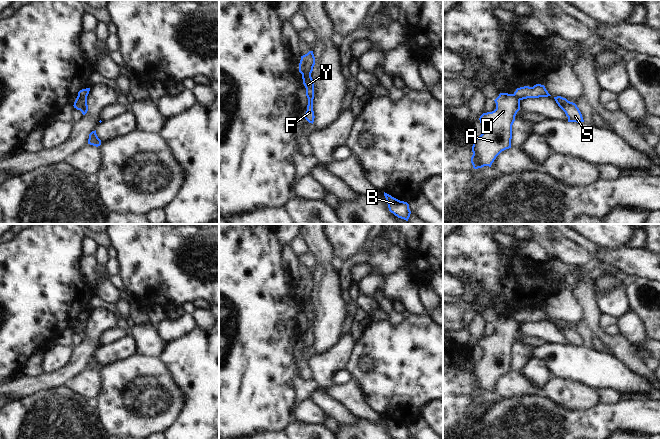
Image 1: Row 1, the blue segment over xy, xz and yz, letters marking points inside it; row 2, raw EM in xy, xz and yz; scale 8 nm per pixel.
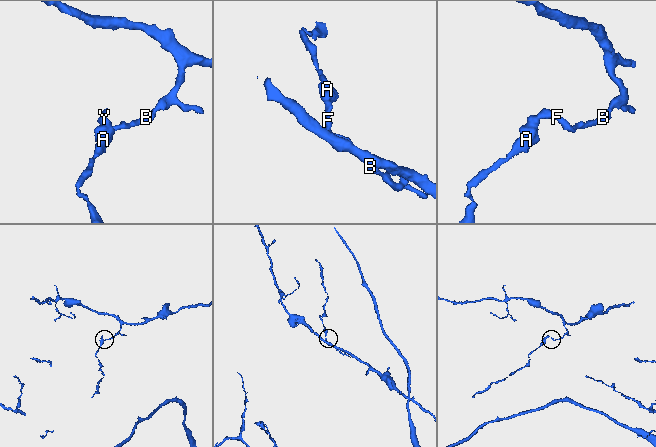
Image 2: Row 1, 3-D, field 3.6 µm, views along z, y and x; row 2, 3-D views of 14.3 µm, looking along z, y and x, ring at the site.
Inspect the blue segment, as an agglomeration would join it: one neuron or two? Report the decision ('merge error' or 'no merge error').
merge error

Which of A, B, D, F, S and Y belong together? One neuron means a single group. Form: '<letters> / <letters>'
A D / B F S Y

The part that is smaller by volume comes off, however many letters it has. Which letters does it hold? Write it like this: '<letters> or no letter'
A, D

